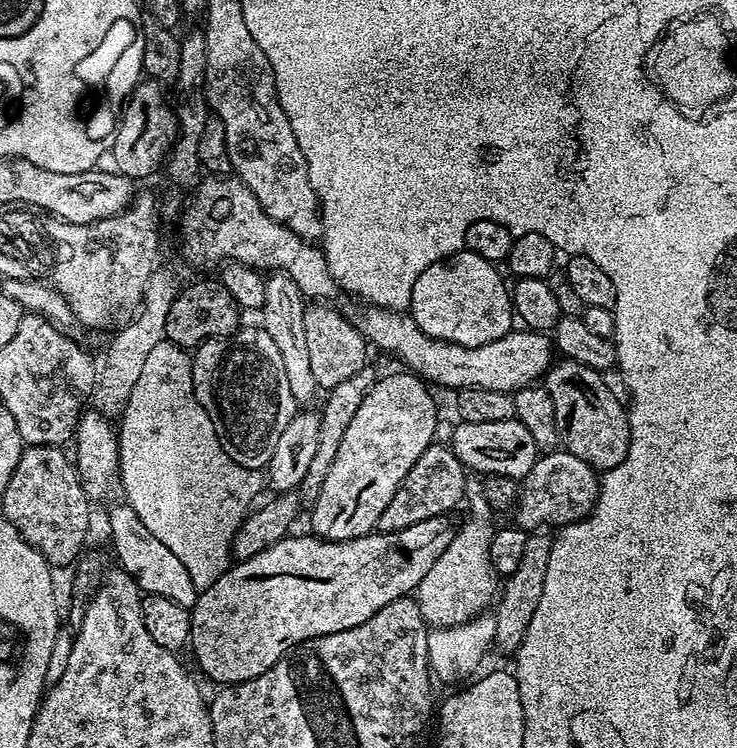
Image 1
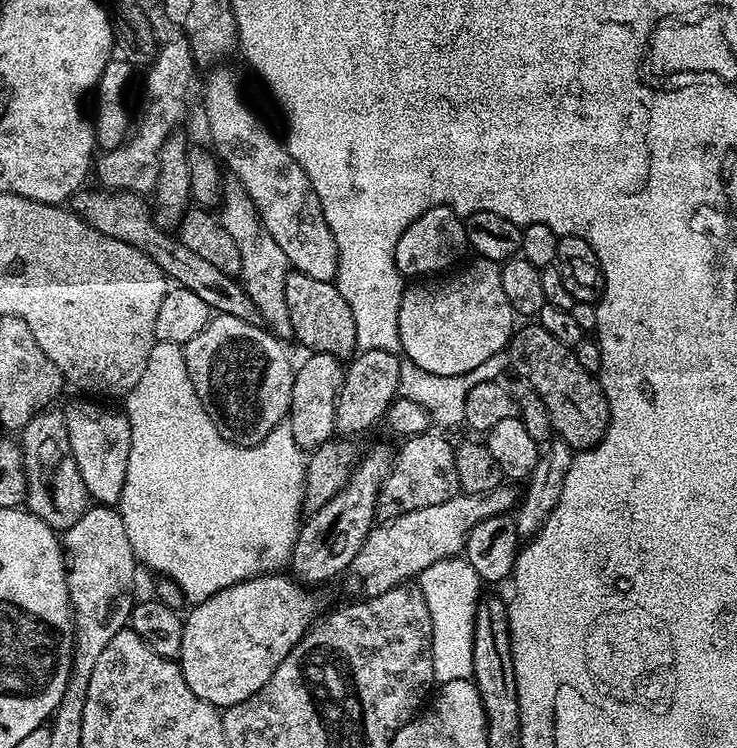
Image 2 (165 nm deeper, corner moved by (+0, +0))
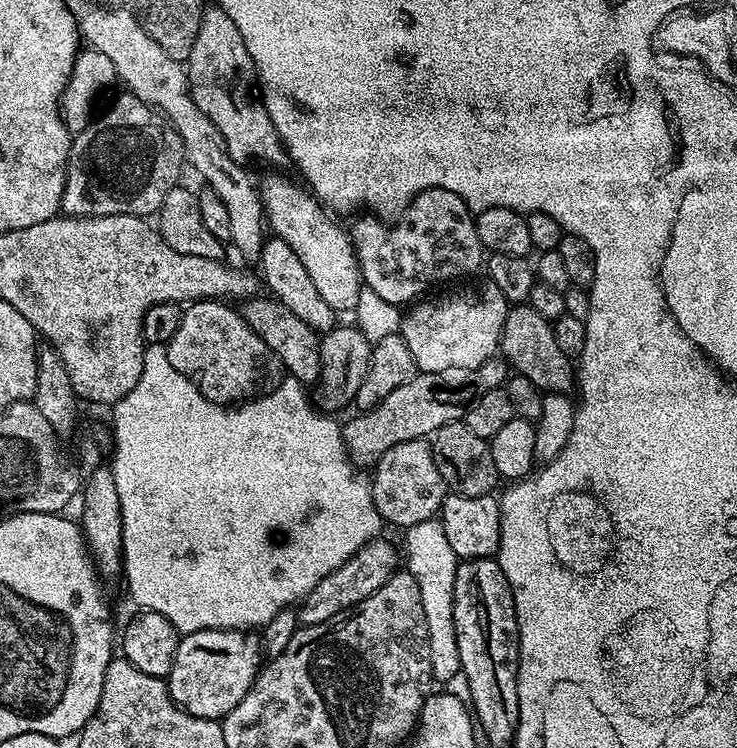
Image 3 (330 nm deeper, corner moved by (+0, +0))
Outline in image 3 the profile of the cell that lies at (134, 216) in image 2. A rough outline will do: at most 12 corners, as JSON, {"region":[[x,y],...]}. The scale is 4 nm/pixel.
{"region":[[275,298],[242,304],[280,367],[305,386],[320,378],[320,336]]}

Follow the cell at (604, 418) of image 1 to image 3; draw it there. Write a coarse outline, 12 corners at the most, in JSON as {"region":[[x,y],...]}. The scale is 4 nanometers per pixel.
{"region":[[509,307],[499,351],[541,392],[568,394],[574,364],[549,320]]}

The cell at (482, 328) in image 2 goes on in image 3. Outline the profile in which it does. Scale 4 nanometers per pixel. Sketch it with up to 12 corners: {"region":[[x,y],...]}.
{"region":[[483,283],[421,299],[399,335],[420,372],[497,355],[510,305]]}

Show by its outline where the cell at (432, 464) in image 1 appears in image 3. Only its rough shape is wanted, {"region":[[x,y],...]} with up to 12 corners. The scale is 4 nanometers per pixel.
{"region":[[427,439],[390,446],[370,476],[385,525],[431,521],[446,485]]}

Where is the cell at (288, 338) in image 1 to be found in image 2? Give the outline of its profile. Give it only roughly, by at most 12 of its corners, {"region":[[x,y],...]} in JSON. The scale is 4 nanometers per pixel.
{"region":[[225,179],[222,226],[239,279],[273,336],[291,341],[290,265],[240,180]]}

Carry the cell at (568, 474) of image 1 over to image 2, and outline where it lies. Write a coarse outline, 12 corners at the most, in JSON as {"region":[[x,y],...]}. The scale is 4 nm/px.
{"region":[[482,494],[375,525],[345,575],[377,596],[461,555],[474,526],[517,507]]}

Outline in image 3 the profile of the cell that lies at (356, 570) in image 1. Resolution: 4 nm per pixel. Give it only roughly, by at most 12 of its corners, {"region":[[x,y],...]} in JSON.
{"region":[[181,635],[168,693],[220,722],[261,667],[259,635]]}

